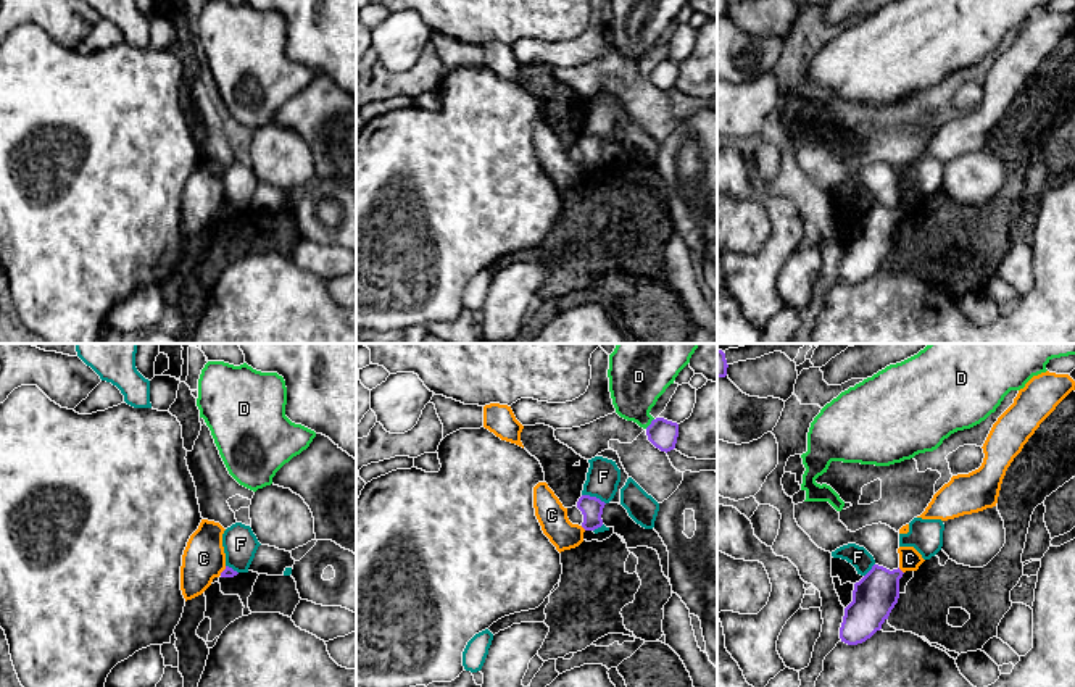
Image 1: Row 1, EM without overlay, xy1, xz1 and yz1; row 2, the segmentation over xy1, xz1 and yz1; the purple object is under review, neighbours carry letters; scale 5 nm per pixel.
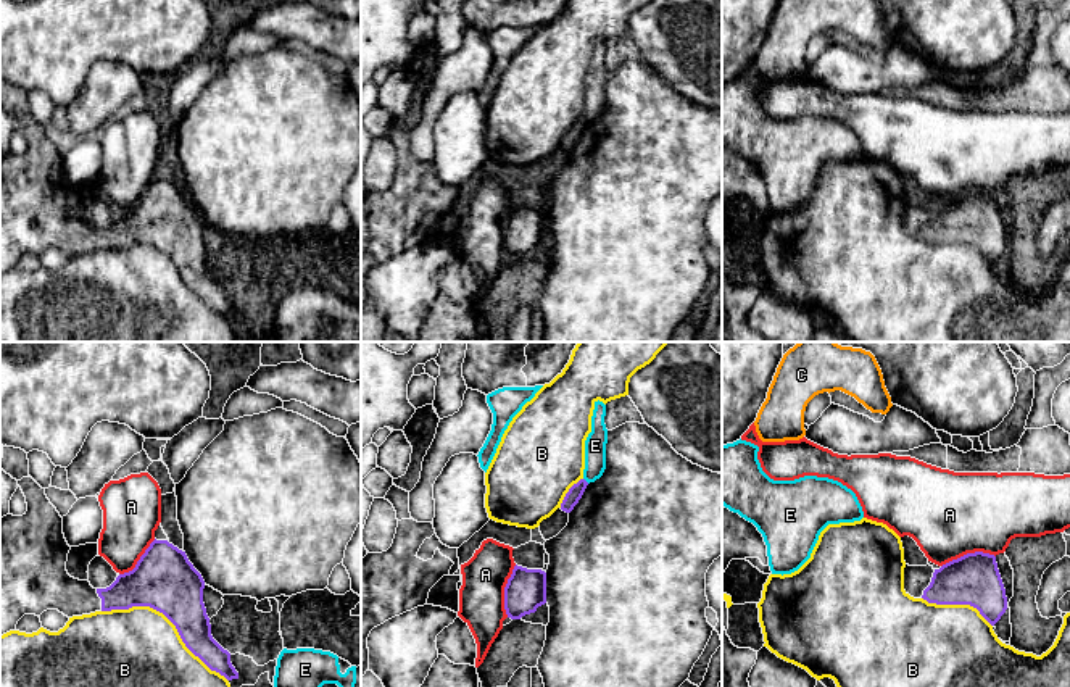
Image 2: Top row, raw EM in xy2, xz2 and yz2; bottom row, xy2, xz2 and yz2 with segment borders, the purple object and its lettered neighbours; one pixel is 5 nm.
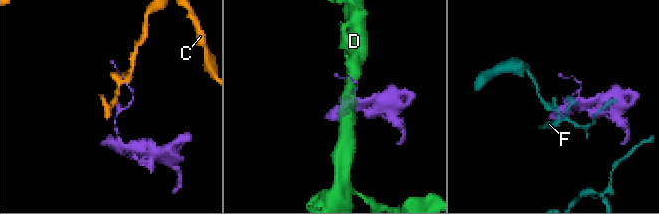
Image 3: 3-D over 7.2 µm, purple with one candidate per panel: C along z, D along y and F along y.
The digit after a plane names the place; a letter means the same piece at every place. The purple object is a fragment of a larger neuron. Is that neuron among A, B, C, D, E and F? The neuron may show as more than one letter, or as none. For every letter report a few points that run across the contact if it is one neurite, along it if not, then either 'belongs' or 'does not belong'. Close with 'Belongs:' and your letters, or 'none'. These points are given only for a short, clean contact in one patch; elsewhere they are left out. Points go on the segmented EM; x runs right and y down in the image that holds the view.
A: does not belong
B: does not belong
C: yz1 (898, 568), (903, 573) | does not belong
D: does not belong
E: does not belong
F: does not belong
Belongs: none

